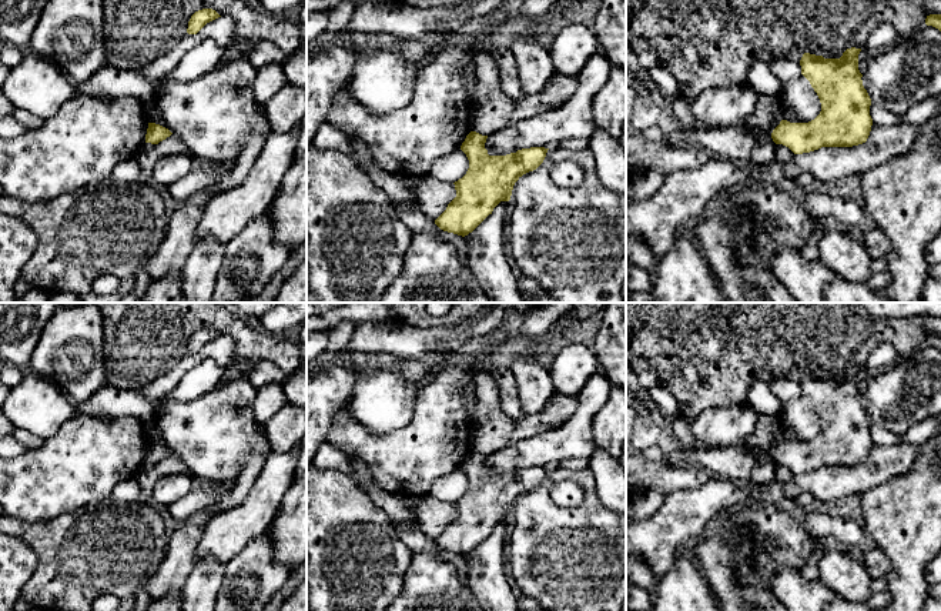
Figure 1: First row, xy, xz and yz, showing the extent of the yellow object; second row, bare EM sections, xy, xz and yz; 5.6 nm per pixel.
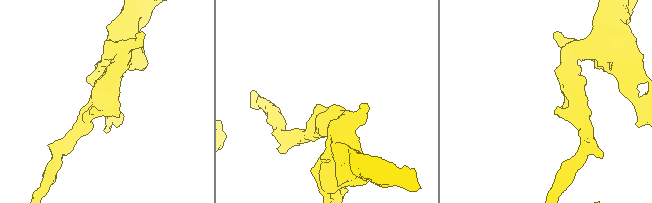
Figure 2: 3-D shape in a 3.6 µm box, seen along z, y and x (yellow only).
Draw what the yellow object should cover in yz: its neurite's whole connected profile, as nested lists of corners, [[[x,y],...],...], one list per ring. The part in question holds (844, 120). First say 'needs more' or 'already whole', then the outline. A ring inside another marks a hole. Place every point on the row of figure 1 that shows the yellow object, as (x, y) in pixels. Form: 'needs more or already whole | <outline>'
already whole | [[[847,49],[840,59],[803,54],[801,74],[817,93],[821,111],[808,123],[781,120],[771,133],[776,144],[803,154],[821,147],[853,147],[867,141],[873,126],[871,99],[858,70],[860,51]]]

